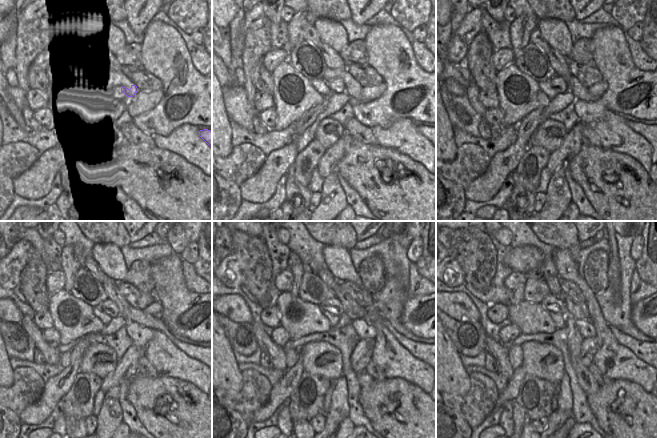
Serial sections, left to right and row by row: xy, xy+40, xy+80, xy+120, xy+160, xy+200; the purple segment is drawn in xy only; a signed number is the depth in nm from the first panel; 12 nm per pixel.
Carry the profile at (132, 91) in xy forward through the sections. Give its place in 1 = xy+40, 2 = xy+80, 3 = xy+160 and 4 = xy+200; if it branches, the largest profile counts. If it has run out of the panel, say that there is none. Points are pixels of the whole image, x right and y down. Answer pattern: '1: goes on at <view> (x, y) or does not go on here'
1: goes on at xy+40 (355, 94)
2: goes on at xy+80 (581, 93)
3: goes on at xy+160 (415, 348)
4: goes on at xy+200 (638, 347)

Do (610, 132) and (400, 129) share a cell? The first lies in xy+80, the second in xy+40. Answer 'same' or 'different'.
same

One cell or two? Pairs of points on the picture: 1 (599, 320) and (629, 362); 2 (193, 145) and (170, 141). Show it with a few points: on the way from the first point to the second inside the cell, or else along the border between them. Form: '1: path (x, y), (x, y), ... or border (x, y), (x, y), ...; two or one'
1: path (605, 333), (610, 344), (617, 351), (618, 358); one
2: path (187, 143), (185, 141), (176, 141); one

